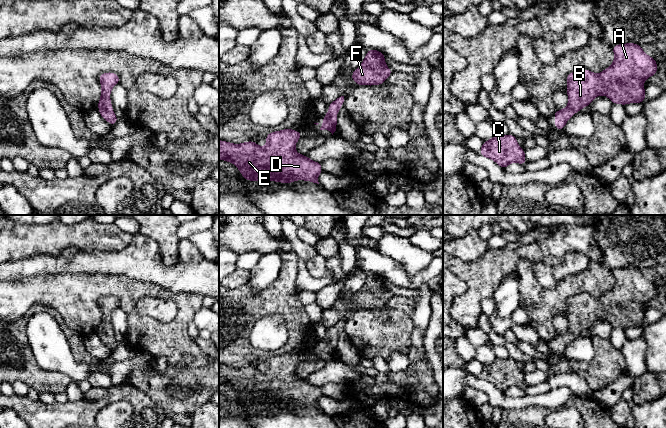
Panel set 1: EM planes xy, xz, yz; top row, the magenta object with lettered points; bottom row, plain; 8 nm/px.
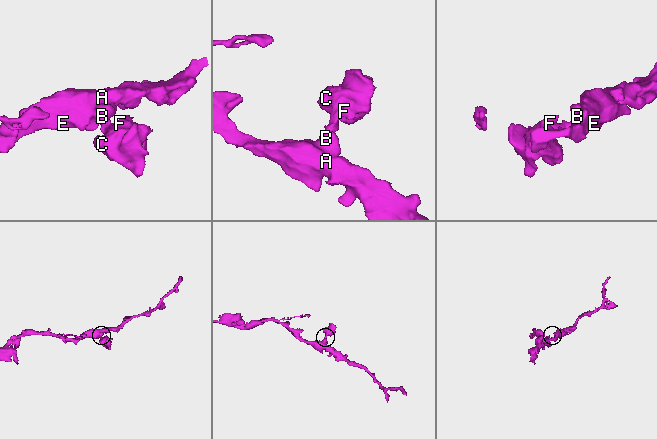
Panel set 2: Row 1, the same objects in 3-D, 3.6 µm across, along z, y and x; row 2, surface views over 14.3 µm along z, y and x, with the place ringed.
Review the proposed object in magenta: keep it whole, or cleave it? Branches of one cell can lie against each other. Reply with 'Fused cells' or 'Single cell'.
Single cell

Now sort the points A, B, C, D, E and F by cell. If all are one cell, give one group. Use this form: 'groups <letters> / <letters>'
groups A B C D E F

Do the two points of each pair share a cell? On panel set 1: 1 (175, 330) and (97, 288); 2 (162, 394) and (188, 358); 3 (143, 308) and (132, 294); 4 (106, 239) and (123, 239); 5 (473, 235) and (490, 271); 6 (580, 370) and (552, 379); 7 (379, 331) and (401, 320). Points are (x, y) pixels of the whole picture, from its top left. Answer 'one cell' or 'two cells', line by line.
1: one cell
2: two cells
3: two cells
4: one cell
5: two cells
6: two cells
7: one cell

